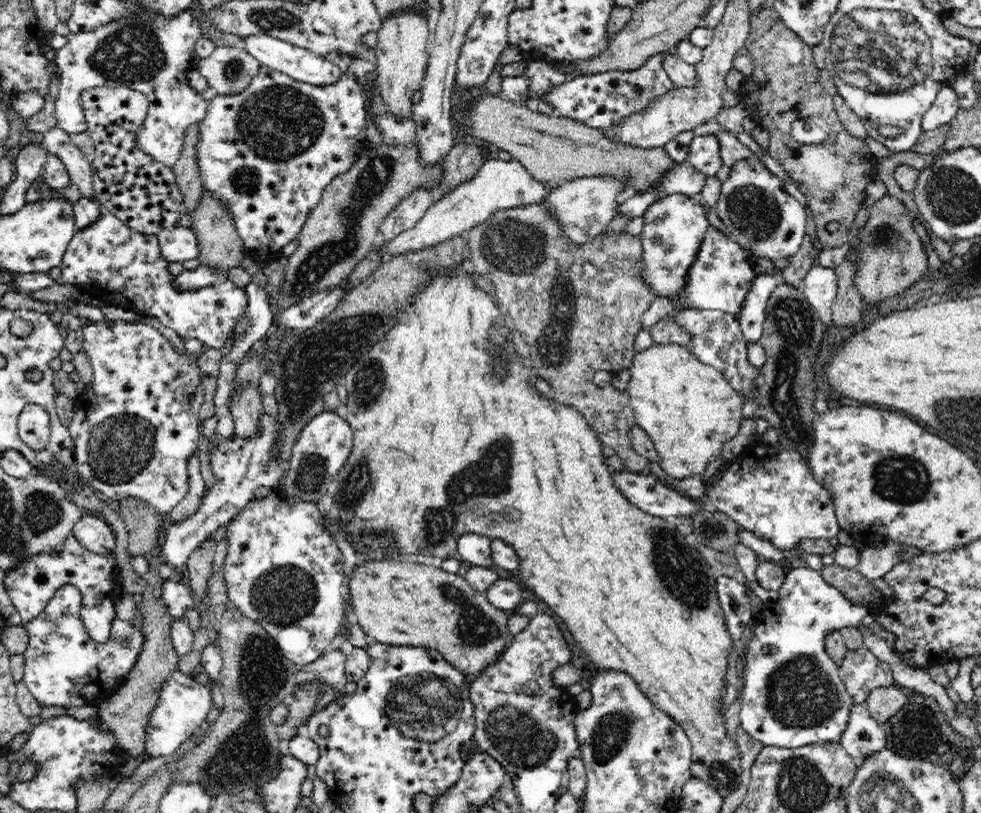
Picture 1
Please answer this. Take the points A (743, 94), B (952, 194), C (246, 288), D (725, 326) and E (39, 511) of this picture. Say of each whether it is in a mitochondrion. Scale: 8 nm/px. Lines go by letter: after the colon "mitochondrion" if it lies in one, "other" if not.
A: other
B: mitochondrion
C: other
D: other
E: mitochondrion

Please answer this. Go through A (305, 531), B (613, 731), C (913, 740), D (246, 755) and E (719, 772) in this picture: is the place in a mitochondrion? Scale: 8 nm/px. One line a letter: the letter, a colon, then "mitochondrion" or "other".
A: other
B: mitochondrion
C: mitochondrion
D: mitochondrion
E: mitochondrion

